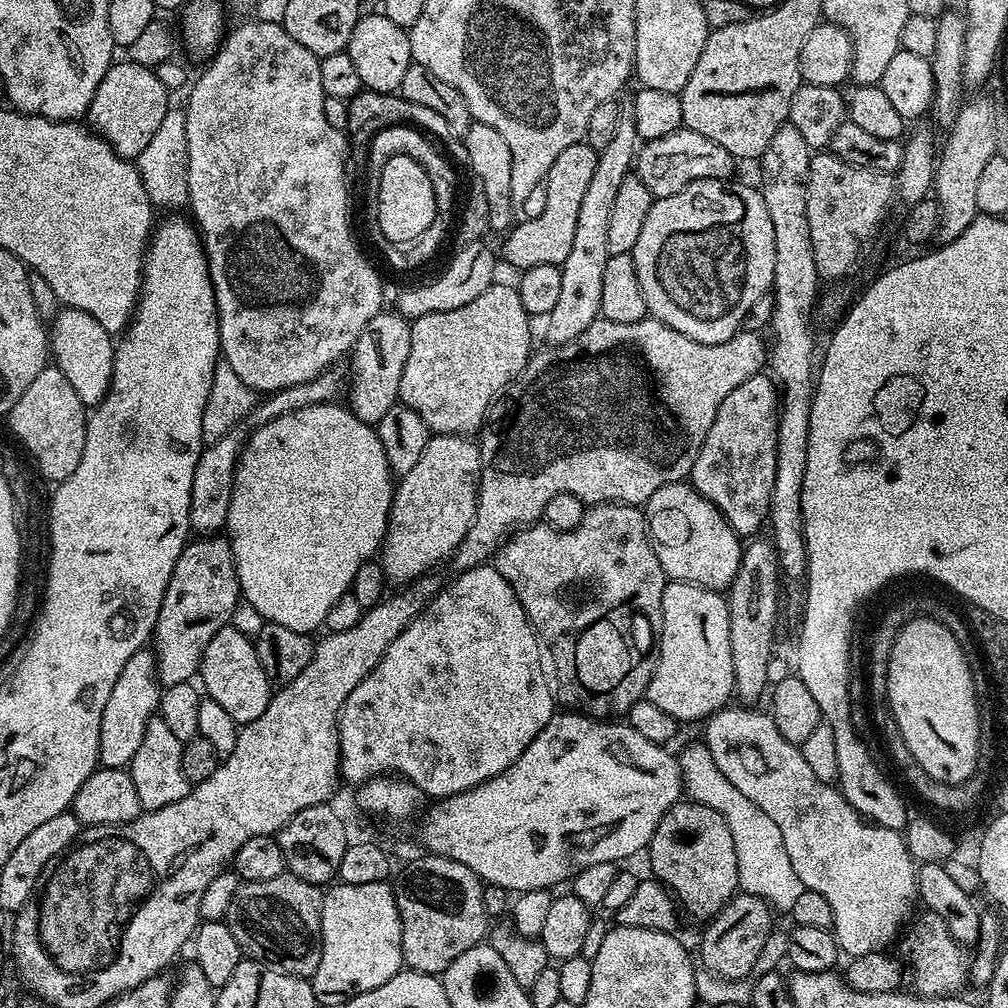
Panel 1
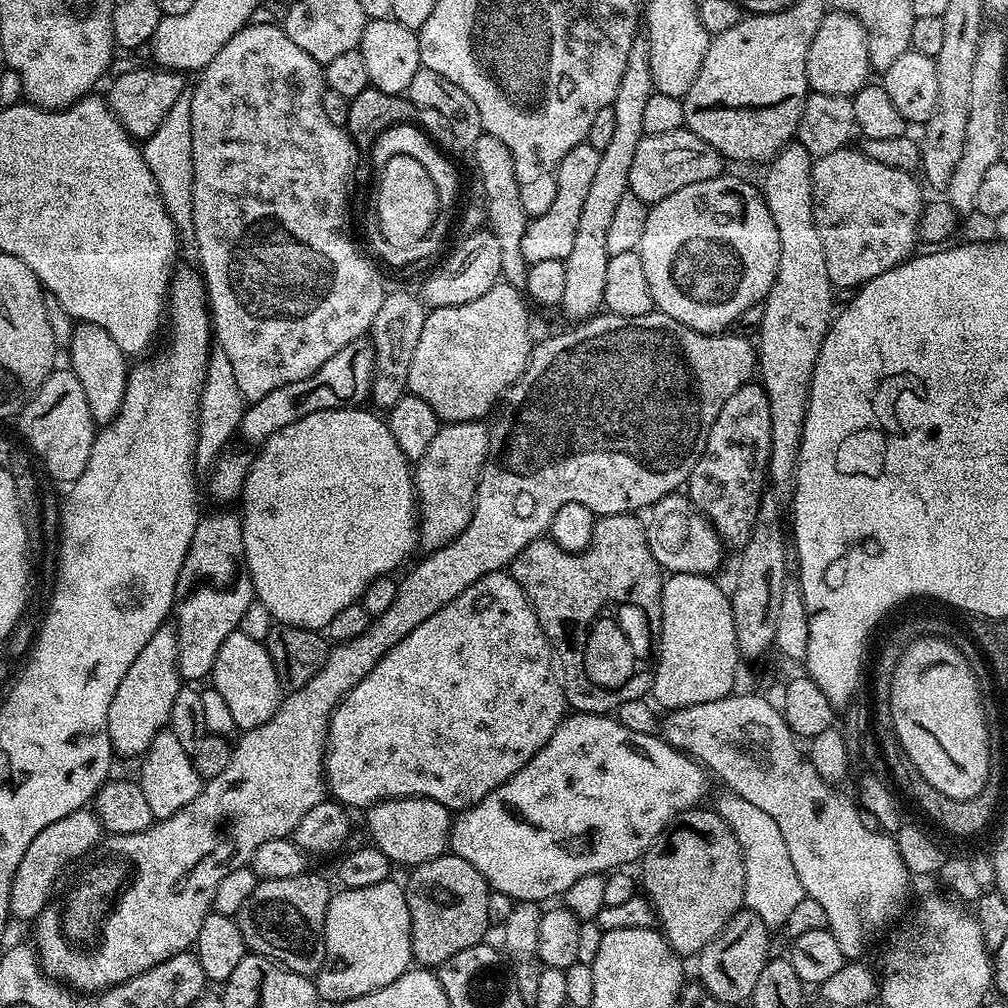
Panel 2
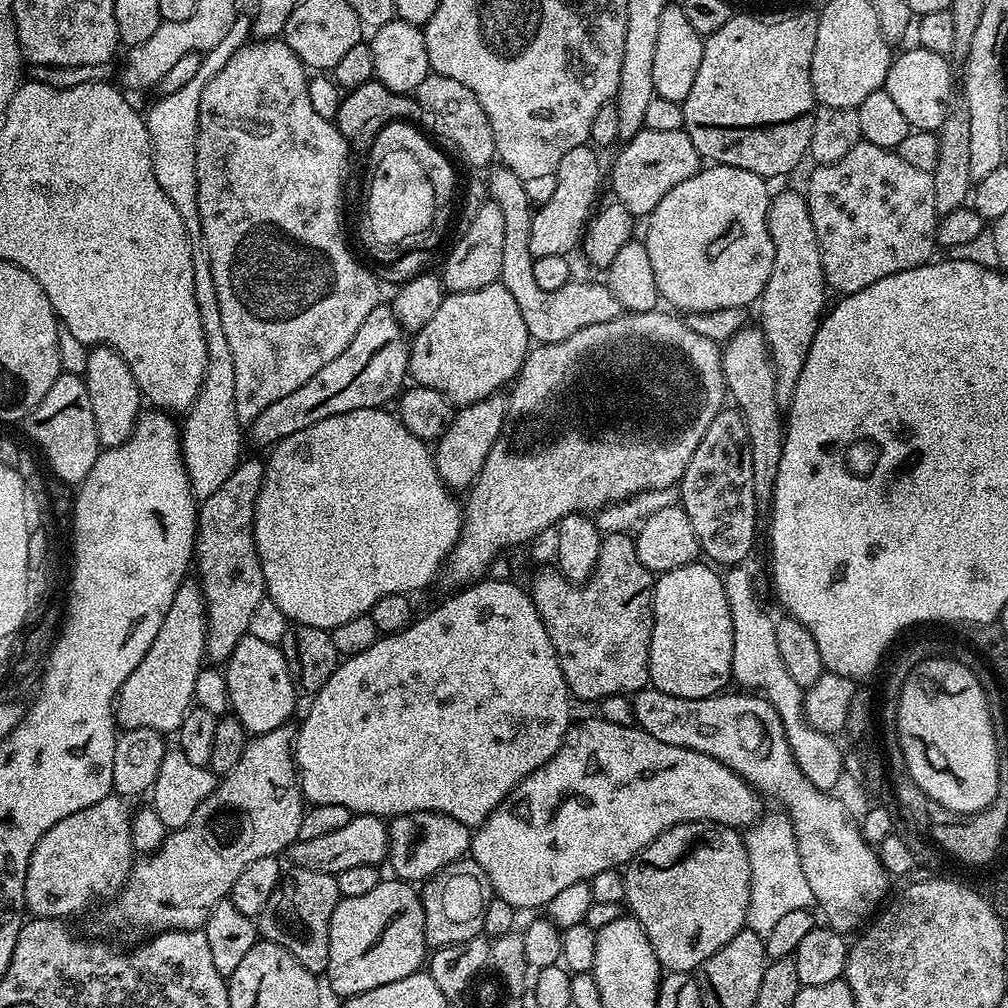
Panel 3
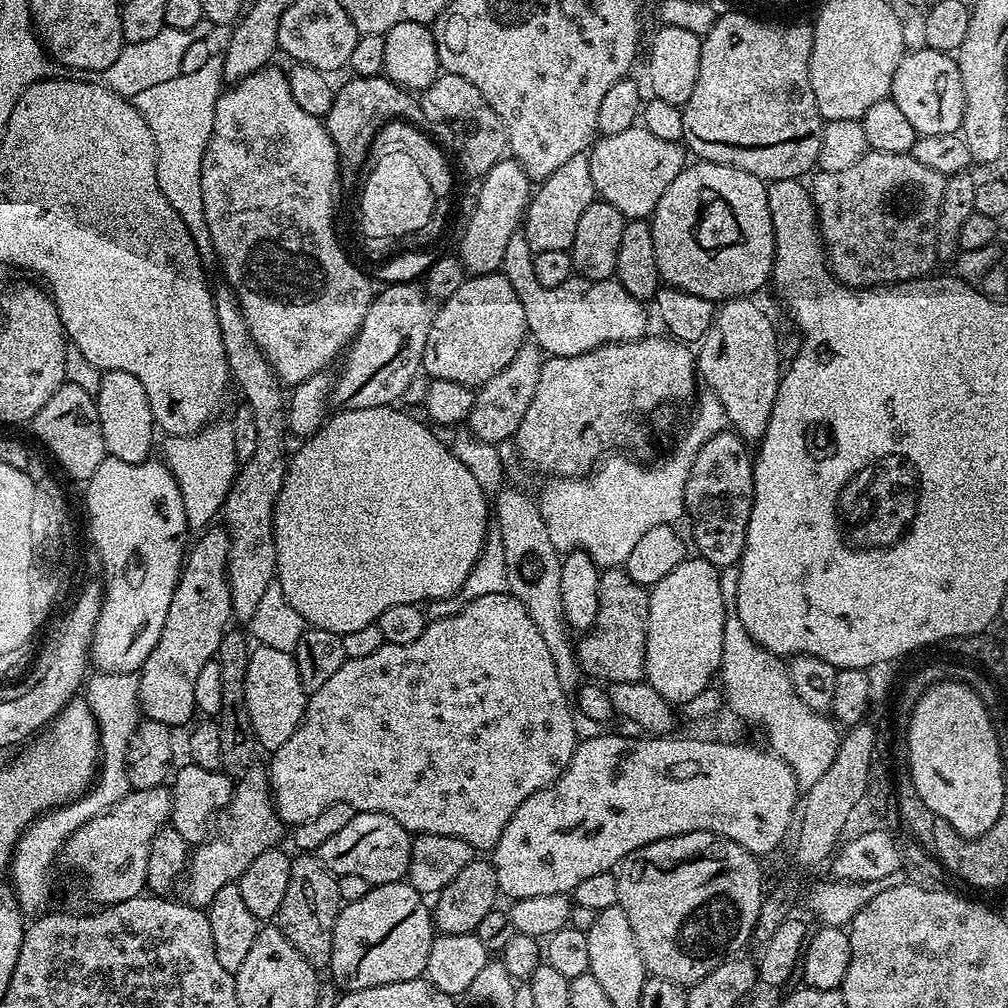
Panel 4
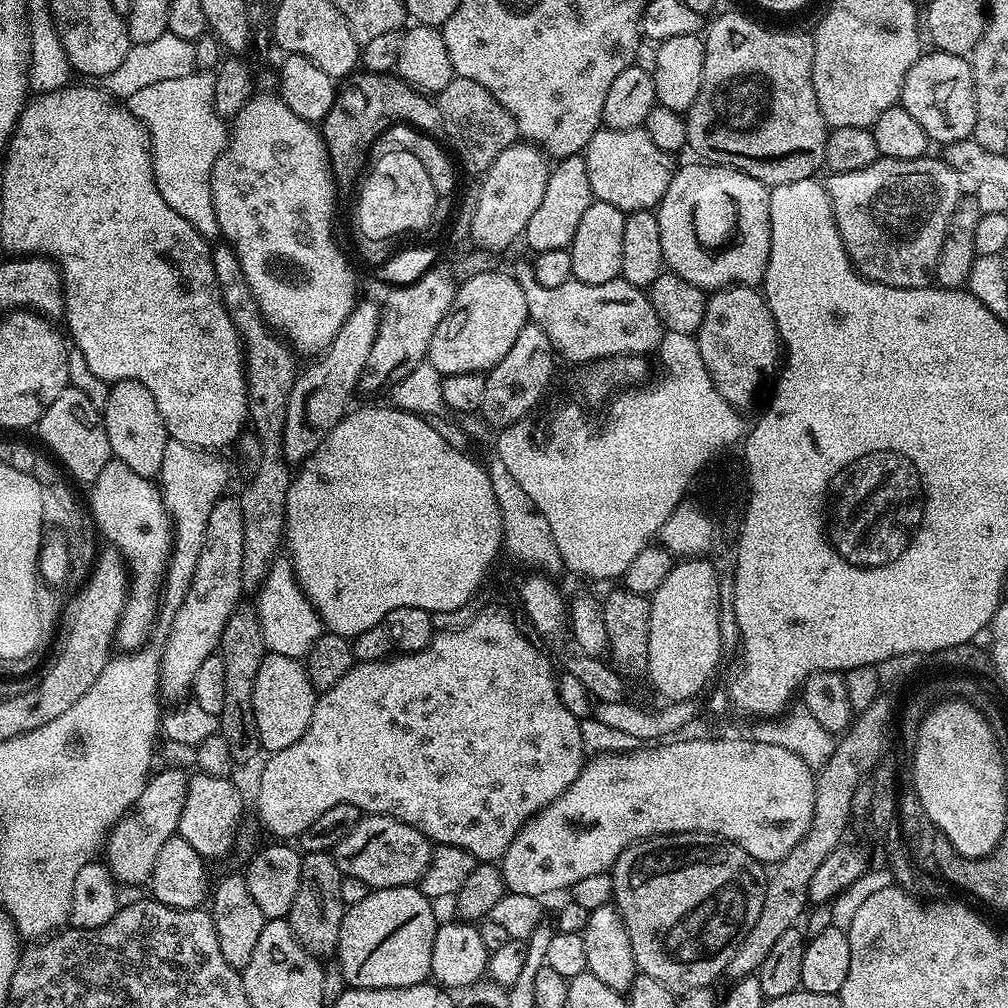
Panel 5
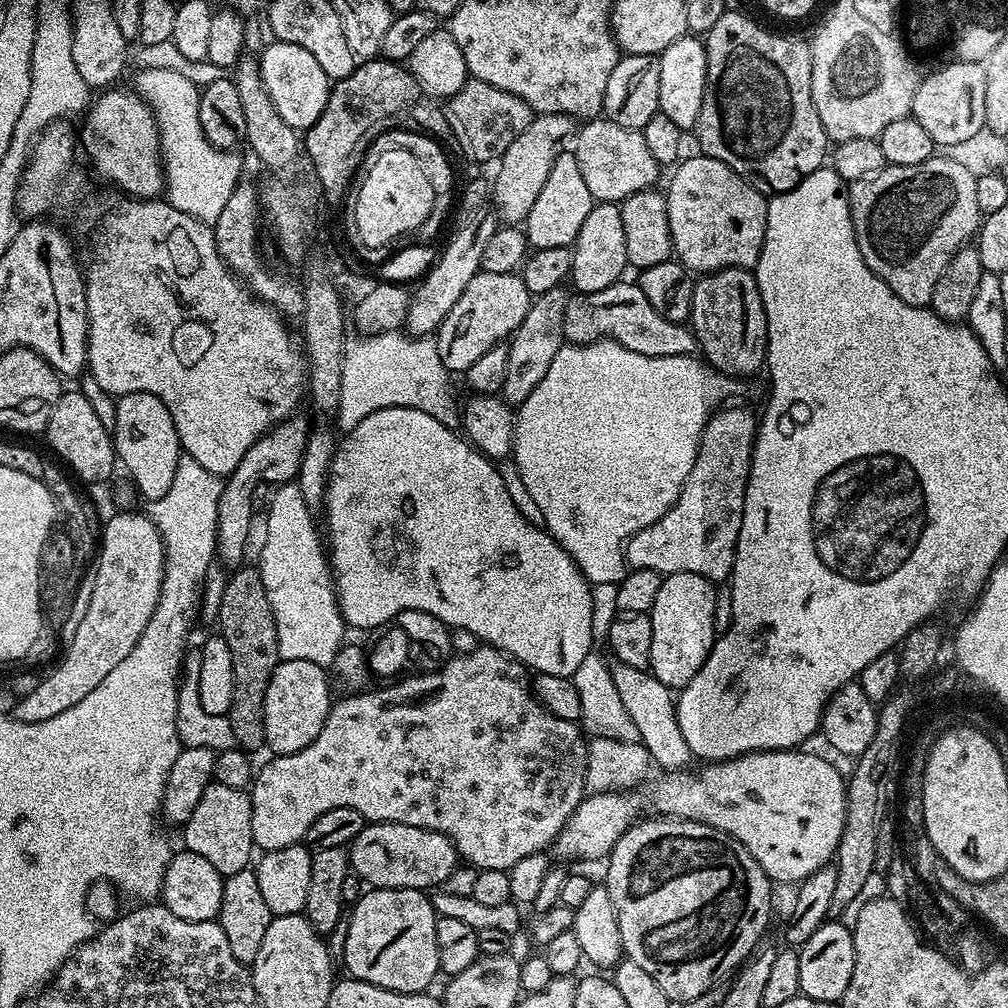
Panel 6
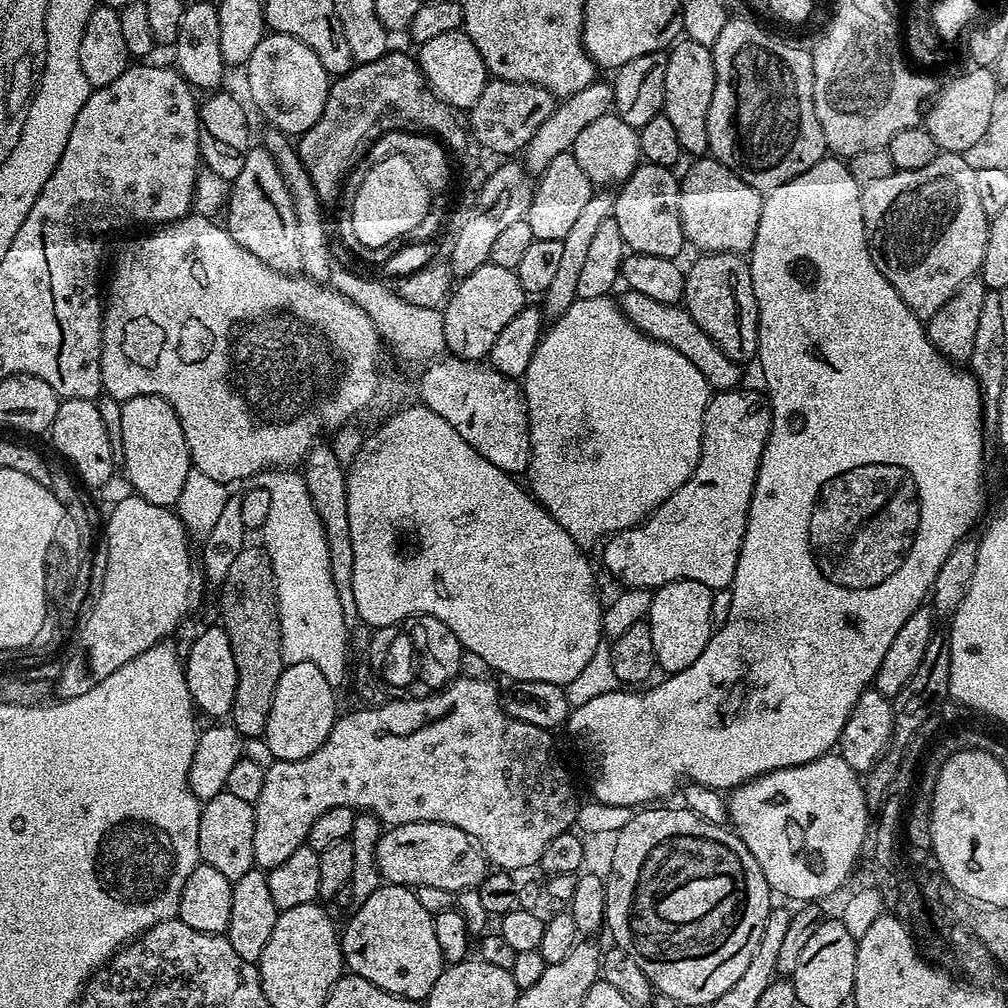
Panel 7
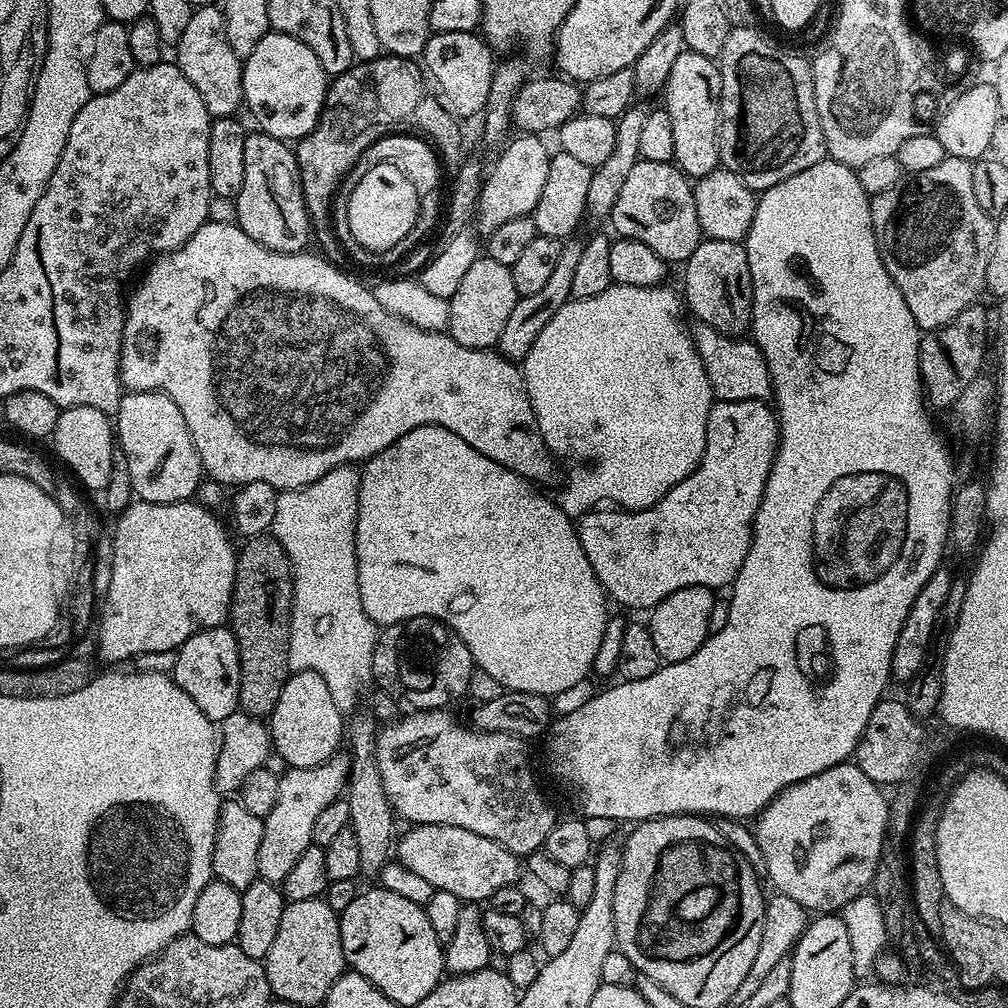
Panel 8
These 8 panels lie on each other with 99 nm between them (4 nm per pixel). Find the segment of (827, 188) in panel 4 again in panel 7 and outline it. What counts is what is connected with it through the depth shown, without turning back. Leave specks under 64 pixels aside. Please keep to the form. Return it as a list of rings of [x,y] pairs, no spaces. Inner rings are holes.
[[[940,152],[922,170],[894,171],[890,178],[863,185],[862,222],[866,226],[866,242],[874,266],[898,290],[902,302],[922,322],[927,322],[968,280],[979,273],[982,258],[986,258],[990,218],[982,210],[978,186],[974,182],[976,169],[959,152]]]

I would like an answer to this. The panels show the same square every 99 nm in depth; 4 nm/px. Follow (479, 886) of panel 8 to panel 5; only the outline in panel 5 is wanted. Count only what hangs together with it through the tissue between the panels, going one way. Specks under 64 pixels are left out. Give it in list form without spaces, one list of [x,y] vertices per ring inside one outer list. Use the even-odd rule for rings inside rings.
[[[365,815],[338,842],[334,849],[336,865],[341,874],[360,878],[369,890],[378,888],[407,888],[424,877],[432,862],[433,843],[414,826],[395,820],[392,816]]]

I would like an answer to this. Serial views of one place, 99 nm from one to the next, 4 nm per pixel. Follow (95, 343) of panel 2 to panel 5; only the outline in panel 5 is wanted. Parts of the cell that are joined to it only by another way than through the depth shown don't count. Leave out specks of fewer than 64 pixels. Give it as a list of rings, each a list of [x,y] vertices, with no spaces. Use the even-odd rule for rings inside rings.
[[[119,380],[110,387],[102,415],[113,457],[130,466],[134,474],[142,474],[142,478],[152,480],[159,477],[162,458],[170,437],[162,422],[162,414],[158,414],[158,402],[154,394],[150,394],[150,390],[142,386],[142,382]]]

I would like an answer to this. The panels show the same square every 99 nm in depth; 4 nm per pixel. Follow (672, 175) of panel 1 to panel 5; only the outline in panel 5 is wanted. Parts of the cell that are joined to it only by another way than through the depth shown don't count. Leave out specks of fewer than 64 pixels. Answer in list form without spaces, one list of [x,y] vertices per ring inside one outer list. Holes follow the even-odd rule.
[[[601,126],[594,138],[590,138],[582,155],[593,197],[610,202],[610,206],[618,206],[618,210],[625,214],[655,209],[672,181],[673,157],[658,150],[658,146],[650,142],[650,134],[646,134],[643,128],[614,130]]]

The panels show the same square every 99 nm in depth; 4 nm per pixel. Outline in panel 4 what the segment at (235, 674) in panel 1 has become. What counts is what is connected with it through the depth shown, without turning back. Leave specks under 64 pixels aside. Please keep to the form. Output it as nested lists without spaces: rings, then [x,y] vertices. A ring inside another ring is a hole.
[[[265,644],[253,647],[246,666],[246,710],[250,714],[250,726],[254,726],[257,745],[261,749],[275,750],[287,742],[290,734],[298,730],[308,704],[309,693],[304,691],[302,678],[298,678],[298,666],[293,653],[274,650]]]

